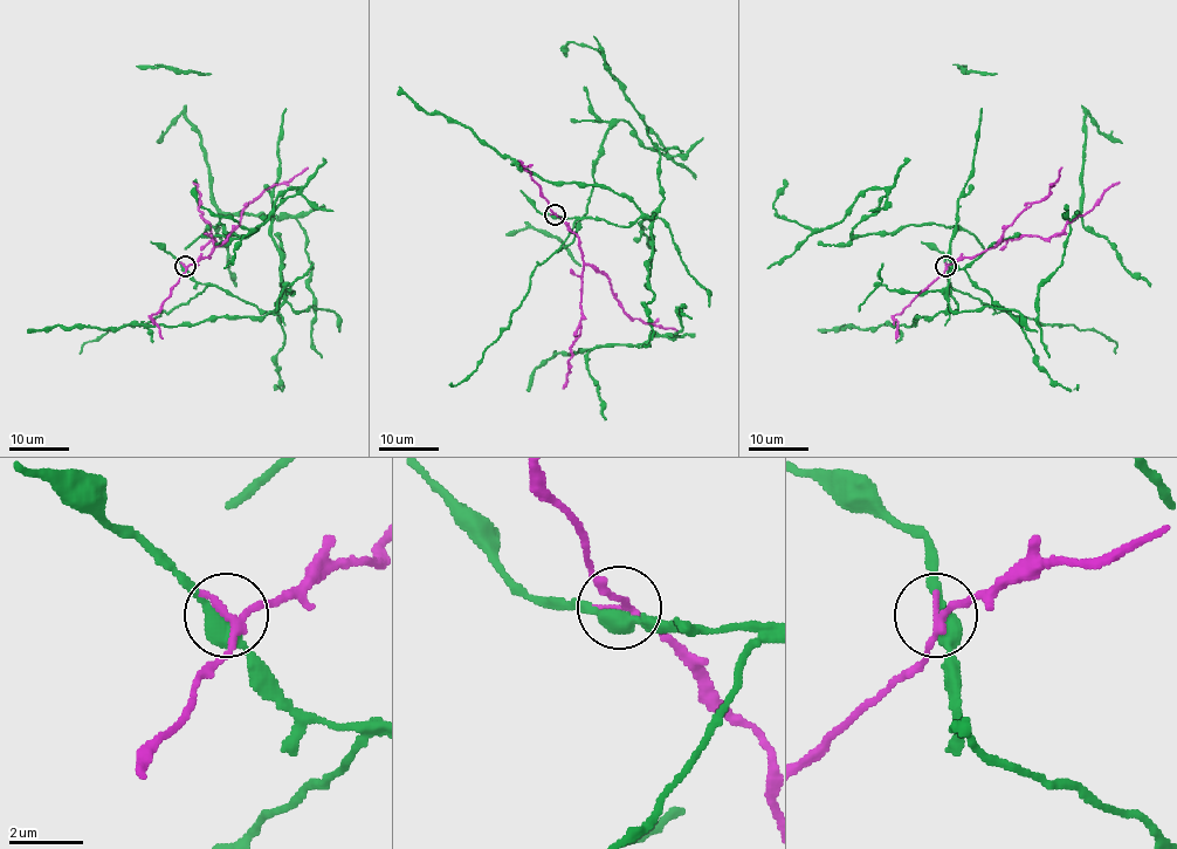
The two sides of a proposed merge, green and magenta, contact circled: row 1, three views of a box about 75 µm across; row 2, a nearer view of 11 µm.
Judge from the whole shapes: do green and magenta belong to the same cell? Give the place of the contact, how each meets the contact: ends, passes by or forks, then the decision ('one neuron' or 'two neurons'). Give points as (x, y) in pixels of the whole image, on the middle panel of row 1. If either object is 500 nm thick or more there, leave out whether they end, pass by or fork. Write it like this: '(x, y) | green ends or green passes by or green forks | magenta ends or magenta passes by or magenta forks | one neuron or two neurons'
(555, 214) | green passes by | magenta passes by | two neurons

